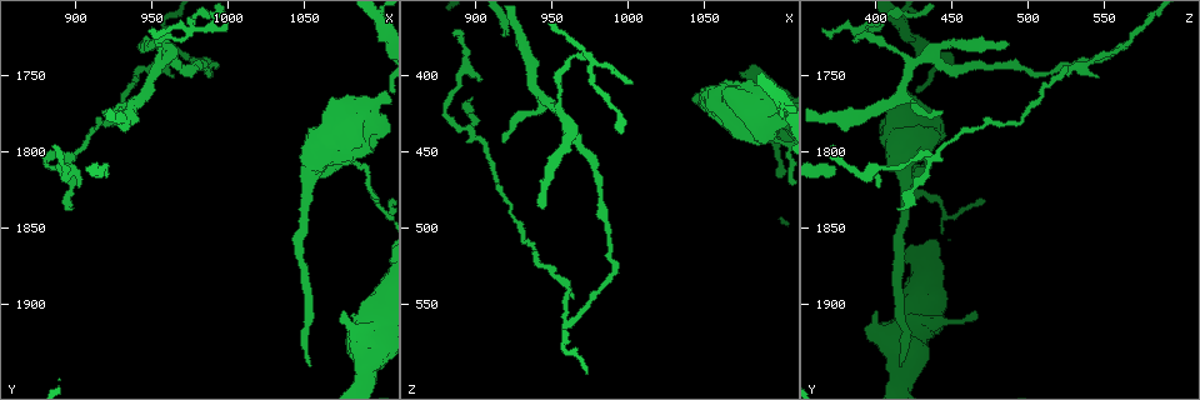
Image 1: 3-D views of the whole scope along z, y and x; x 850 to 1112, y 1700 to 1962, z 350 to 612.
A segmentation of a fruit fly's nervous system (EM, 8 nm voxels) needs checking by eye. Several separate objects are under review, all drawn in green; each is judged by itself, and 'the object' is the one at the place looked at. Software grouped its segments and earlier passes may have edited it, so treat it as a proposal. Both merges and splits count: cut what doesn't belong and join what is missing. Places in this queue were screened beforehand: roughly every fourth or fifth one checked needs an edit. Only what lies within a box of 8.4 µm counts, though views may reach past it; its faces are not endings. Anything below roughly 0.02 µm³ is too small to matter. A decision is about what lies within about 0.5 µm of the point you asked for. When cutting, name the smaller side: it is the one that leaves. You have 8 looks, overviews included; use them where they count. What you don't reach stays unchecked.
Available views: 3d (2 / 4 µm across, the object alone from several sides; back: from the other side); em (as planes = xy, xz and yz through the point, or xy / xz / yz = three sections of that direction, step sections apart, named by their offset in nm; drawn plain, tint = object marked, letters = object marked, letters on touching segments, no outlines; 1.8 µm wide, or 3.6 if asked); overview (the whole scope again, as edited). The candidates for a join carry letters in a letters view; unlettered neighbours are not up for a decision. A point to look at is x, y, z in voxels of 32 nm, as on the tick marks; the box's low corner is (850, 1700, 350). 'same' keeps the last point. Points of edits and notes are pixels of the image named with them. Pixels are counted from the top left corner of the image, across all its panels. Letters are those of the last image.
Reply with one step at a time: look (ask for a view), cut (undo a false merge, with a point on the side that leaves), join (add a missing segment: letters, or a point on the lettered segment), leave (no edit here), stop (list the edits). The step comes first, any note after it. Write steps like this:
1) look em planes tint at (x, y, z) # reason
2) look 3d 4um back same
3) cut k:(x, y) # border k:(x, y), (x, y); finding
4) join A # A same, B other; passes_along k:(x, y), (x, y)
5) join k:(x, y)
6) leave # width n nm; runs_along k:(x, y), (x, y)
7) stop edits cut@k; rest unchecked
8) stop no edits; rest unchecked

look em planes letters at (884, 1794, 372) # an open end

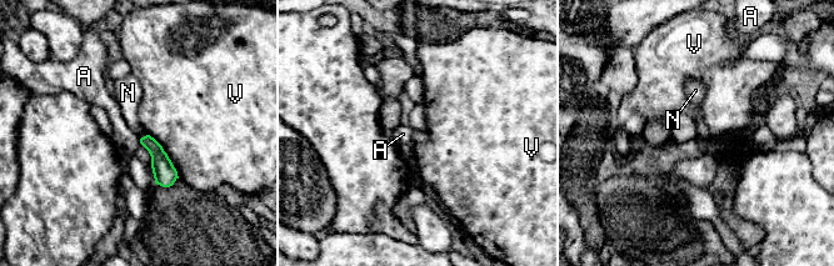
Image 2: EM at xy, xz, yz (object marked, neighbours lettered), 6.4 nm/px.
leave # A other, N other, V other; border 2:(146, 134), (141, 137); none of them fits

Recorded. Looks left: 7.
look 3d 2um at (964, 1730, 562)

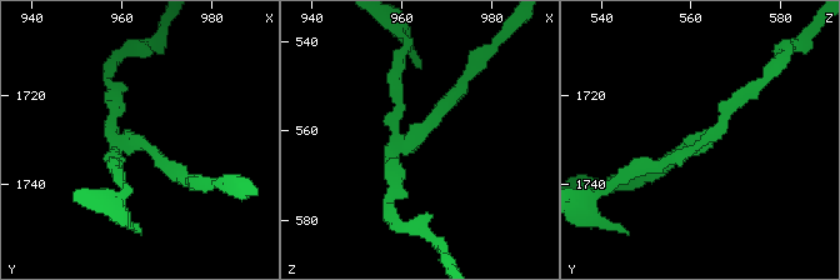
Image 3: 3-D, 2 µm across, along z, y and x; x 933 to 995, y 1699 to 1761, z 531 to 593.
look em planes letters at (961, 1731, 561) # arms 3

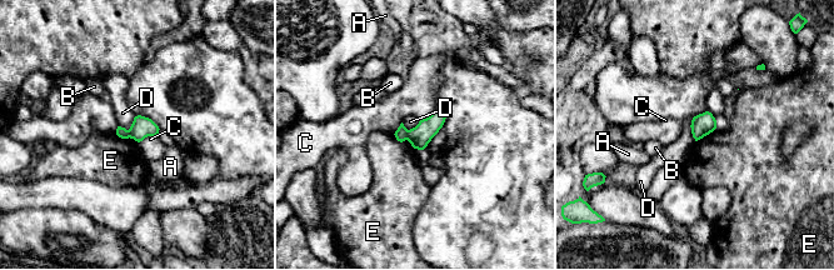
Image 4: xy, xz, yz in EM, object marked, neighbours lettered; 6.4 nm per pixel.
cut 4:(400, 134) # width 140 nm; A other, B other, C other, D other, E other; border 4:(408, 130), (405, 139); two neurons meet here

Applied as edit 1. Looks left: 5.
look 3d 2um at (1052, 1940, 416) # tapers out

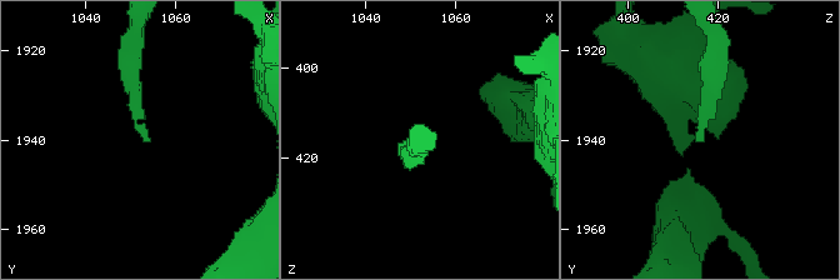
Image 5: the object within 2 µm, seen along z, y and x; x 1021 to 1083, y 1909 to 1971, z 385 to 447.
look em planes letters at (1053, 1941, 416)

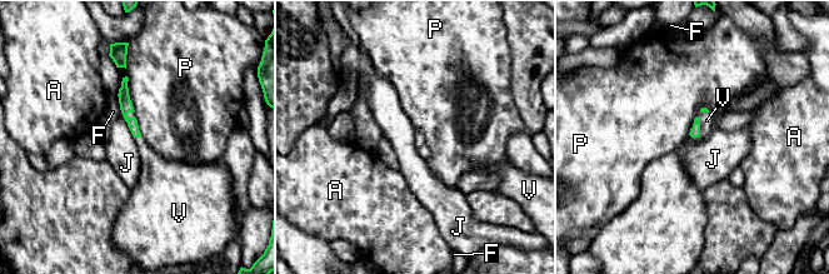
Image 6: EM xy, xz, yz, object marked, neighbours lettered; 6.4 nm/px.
join V # longest_contact P 240 nm; A other, F other, J other, P other, V same; passes_along 6:(695, 130), (699, 130), (707, 120); it goes on there

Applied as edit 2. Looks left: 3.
stop edits cut@4, join@6; rest unchecked

